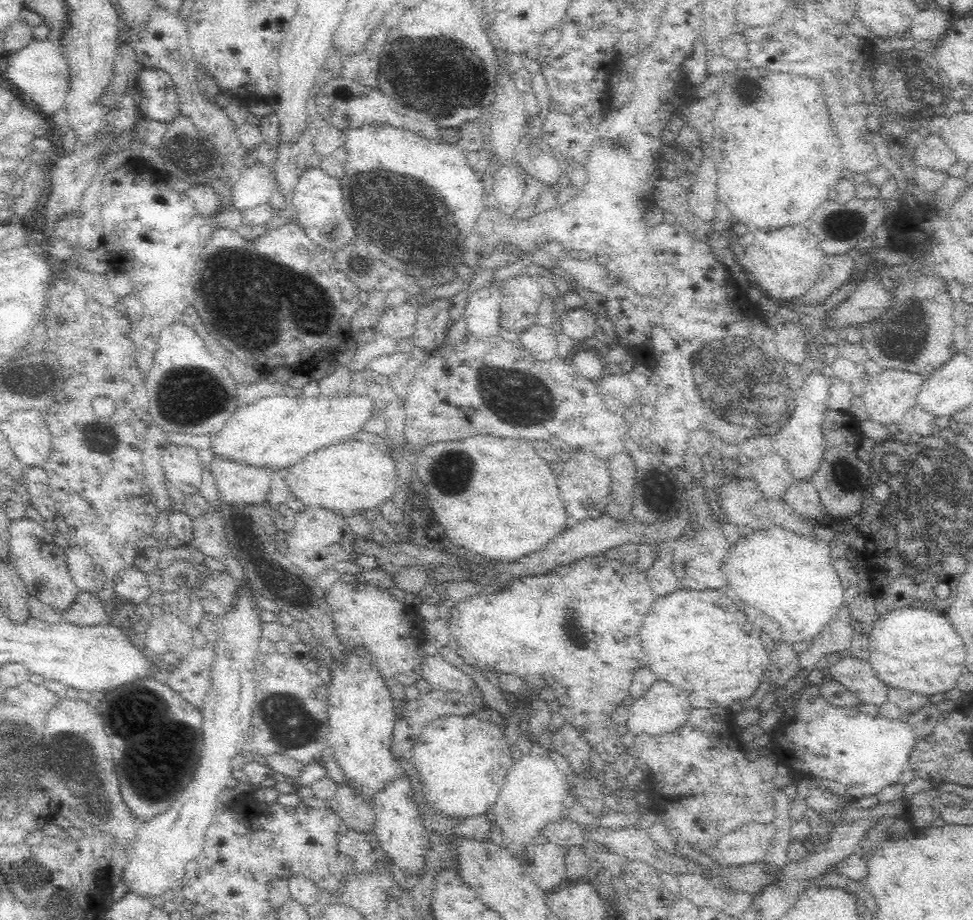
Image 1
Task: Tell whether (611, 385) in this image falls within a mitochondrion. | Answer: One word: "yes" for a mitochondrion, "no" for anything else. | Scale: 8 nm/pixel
no

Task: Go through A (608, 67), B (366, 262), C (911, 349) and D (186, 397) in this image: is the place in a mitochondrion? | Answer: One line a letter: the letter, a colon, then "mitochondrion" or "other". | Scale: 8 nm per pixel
A: other
B: mitochondrion
C: mitochondrion
D: mitochondrion

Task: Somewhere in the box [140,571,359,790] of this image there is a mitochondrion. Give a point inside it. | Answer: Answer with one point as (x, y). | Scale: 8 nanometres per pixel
(287, 721)

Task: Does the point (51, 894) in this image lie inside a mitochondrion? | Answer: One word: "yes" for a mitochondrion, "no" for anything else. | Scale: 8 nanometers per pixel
yes

